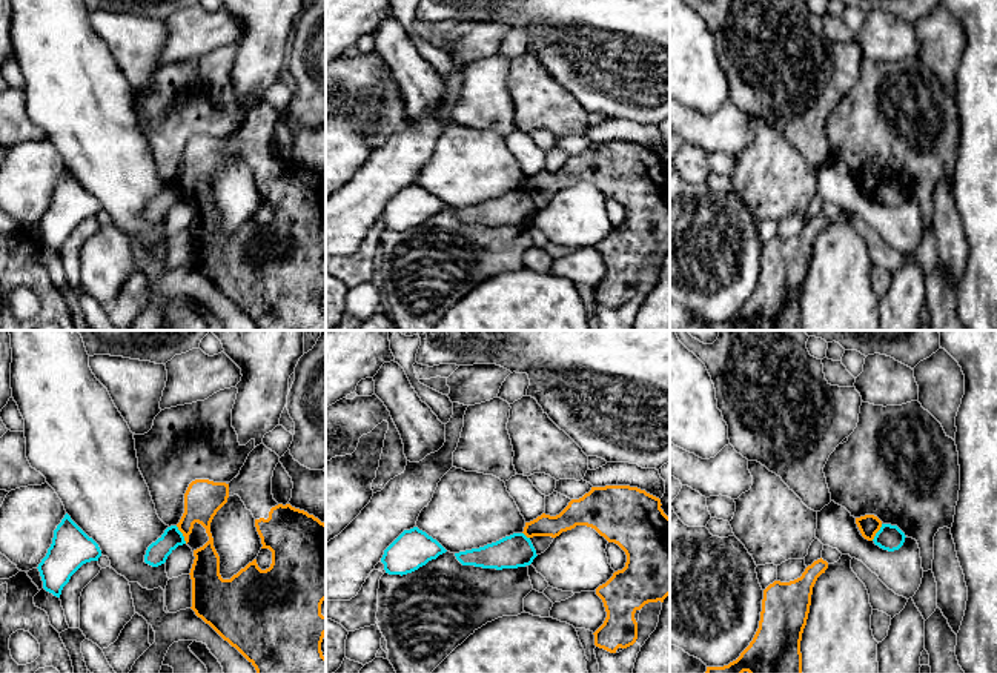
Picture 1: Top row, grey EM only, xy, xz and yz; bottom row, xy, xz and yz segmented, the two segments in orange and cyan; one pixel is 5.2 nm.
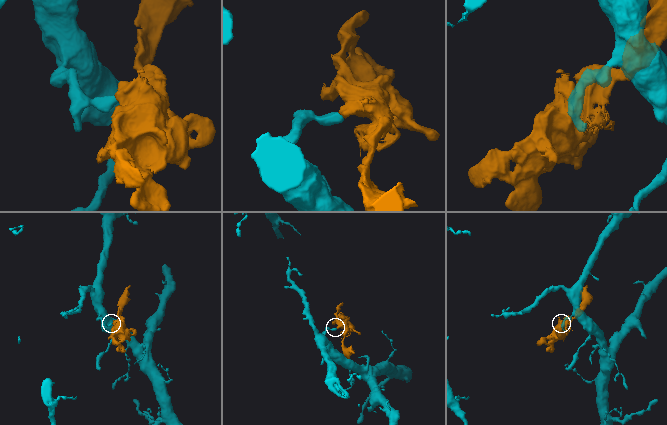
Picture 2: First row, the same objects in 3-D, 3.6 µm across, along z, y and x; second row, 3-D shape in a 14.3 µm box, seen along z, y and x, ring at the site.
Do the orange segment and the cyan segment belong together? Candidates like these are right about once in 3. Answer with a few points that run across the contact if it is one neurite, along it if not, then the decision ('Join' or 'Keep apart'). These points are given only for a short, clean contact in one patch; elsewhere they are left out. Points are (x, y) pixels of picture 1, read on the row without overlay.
Line: xy (175, 182), (186, 198). Keep apart

